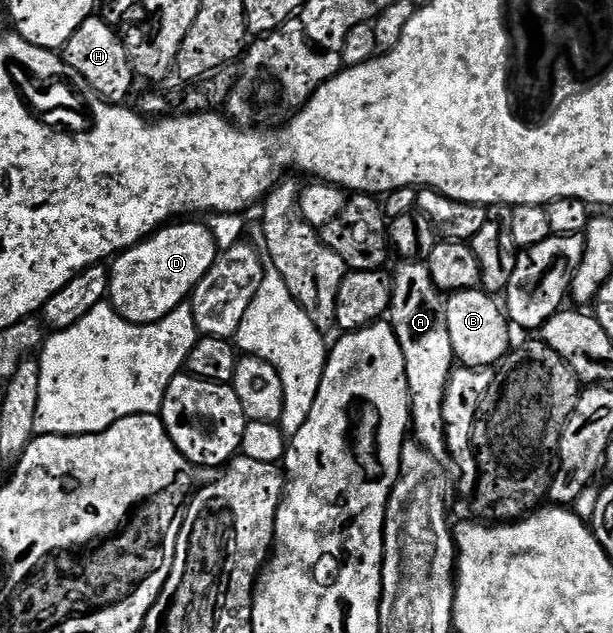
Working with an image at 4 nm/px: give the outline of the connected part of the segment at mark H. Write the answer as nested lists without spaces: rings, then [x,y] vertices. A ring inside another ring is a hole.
[[[106,18],[86,19],[81,29],[77,29],[73,37],[69,37],[69,41],[61,49],[61,54],[68,65],[77,69],[79,79],[96,91],[102,99],[120,105],[128,102],[127,94],[130,93],[131,86],[137,83],[137,76],[131,68],[131,58],[127,46],[123,44],[122,34],[108,23]]]

